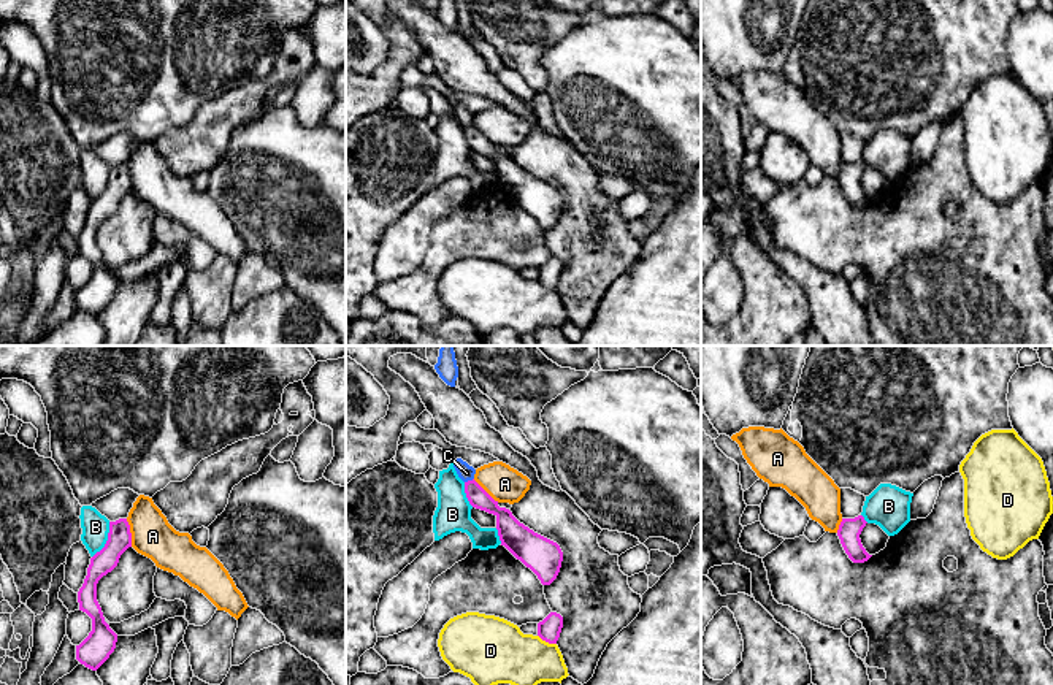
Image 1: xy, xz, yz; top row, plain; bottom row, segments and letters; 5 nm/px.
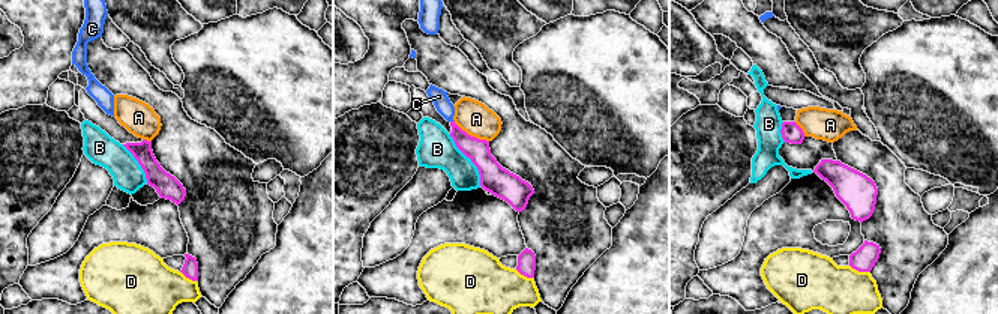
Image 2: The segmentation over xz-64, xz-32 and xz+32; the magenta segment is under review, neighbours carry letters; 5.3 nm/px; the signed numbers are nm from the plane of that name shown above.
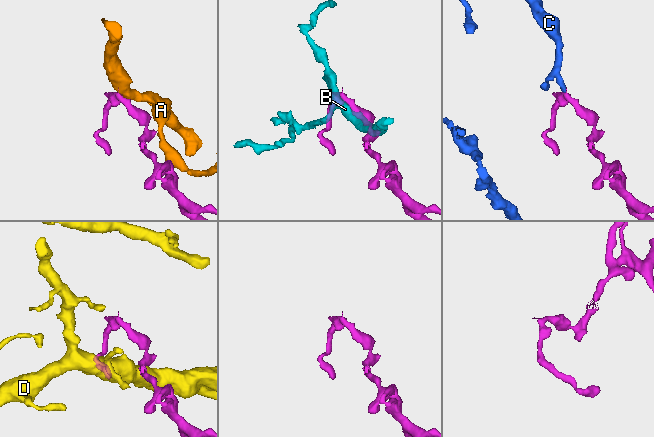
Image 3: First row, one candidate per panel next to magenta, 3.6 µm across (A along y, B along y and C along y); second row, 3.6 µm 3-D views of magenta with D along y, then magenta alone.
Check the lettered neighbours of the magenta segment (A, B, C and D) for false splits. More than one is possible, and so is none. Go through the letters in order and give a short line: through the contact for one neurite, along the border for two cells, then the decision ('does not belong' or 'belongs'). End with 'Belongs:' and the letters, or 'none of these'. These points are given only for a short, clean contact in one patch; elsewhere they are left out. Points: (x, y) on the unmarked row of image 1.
A: xy (126, 164), (130, 173), (132, 191) | does not belong
B: does not belong
C: xz (478, 141), (468, 126), (467, 118) | belongs
D: xz (538, 279), (555, 289) | does not belong
Belongs: C

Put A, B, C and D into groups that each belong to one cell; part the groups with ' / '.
A / B / C / D

